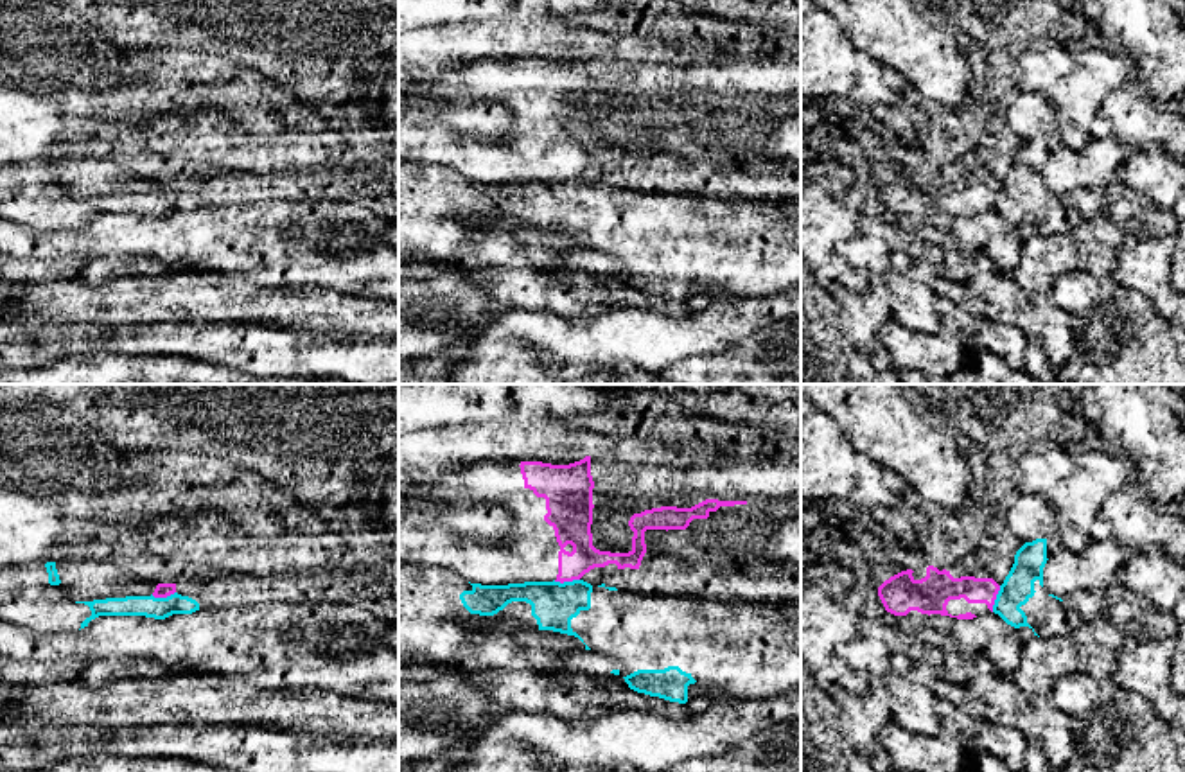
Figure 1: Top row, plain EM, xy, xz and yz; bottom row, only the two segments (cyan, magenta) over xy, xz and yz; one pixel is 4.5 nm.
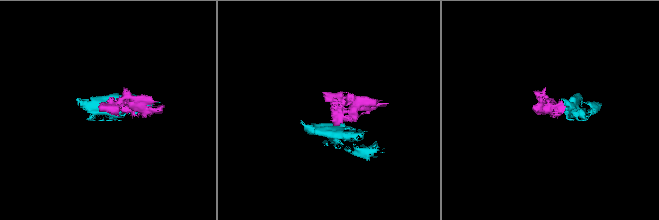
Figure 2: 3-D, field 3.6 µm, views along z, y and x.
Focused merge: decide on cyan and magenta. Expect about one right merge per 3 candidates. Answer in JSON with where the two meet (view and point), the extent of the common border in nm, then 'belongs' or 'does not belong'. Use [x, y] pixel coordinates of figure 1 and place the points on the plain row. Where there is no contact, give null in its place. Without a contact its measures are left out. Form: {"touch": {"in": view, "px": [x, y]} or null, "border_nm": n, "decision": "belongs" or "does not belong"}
{"touch": {"in": "yz", "px": [997, 196]}, "border_nm": 130, "decision": "does not belong"}

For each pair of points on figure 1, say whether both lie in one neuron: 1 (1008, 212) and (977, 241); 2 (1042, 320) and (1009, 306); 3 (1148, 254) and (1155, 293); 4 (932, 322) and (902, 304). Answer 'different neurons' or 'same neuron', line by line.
1: different neurons
2: same neuron
3: same neuron
4: same neuron

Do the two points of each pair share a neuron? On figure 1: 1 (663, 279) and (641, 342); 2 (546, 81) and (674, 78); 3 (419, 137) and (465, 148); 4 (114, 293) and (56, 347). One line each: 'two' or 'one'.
1: two
2: one
3: one
4: two

